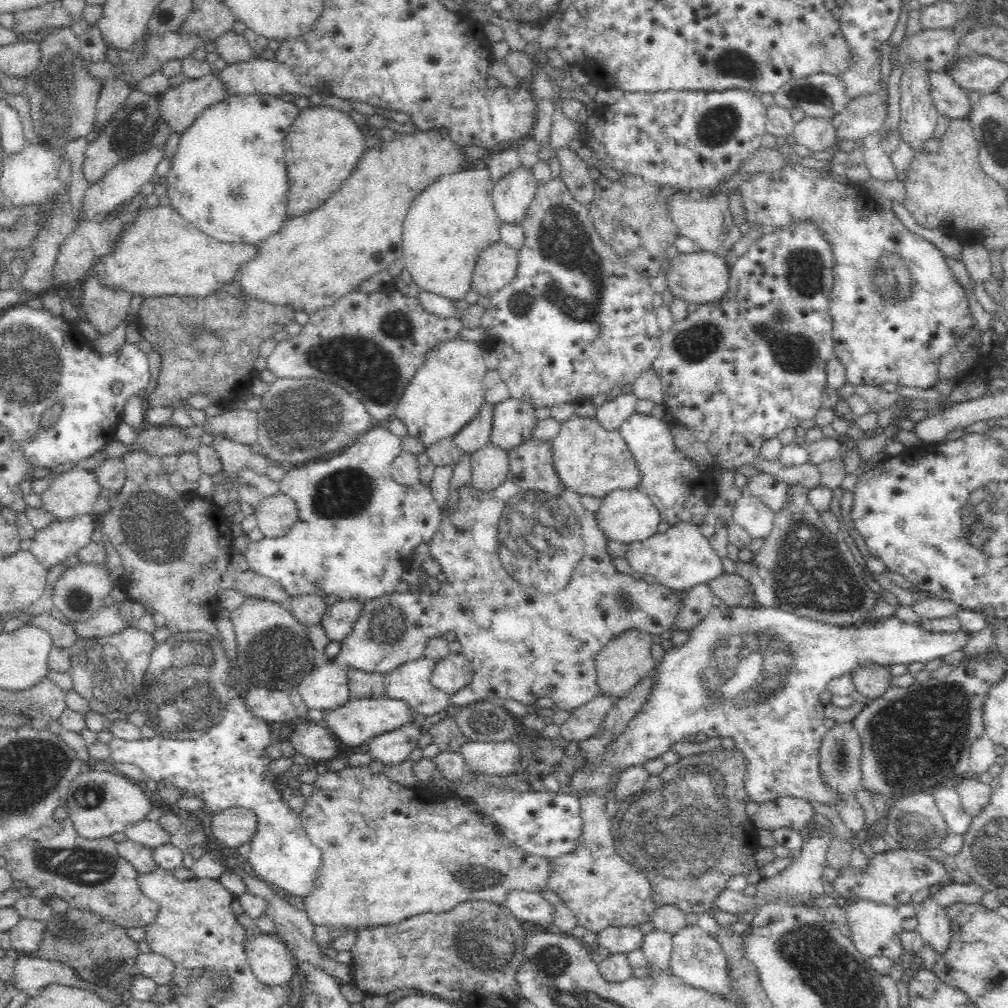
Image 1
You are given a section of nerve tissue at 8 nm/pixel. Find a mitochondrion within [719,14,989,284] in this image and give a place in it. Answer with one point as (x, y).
(812, 93)

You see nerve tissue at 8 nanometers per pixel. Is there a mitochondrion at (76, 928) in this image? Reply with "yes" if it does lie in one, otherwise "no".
yes

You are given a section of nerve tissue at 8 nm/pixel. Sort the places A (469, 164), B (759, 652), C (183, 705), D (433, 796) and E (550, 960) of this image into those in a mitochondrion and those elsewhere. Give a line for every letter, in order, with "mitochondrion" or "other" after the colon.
A: other
B: mitochondrion
C: mitochondrion
D: other
E: mitochondrion

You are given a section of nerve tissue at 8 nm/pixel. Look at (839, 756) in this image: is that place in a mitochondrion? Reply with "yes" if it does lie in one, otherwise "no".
yes

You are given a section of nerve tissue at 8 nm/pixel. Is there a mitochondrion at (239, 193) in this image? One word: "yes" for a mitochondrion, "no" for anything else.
yes

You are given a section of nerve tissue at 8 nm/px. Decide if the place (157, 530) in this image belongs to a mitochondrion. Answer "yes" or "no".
yes

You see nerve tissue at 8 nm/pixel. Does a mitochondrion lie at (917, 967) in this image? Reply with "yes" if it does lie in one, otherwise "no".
no

